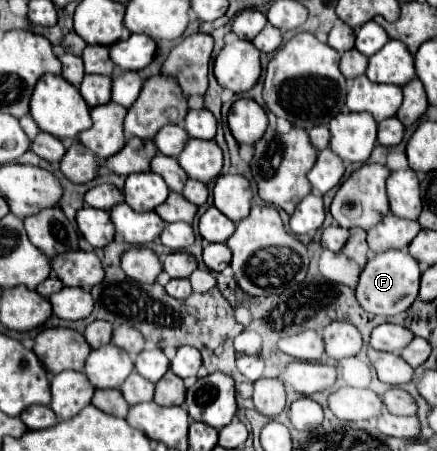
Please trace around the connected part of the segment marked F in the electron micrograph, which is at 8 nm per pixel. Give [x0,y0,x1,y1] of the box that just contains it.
[355,250,421,316]

